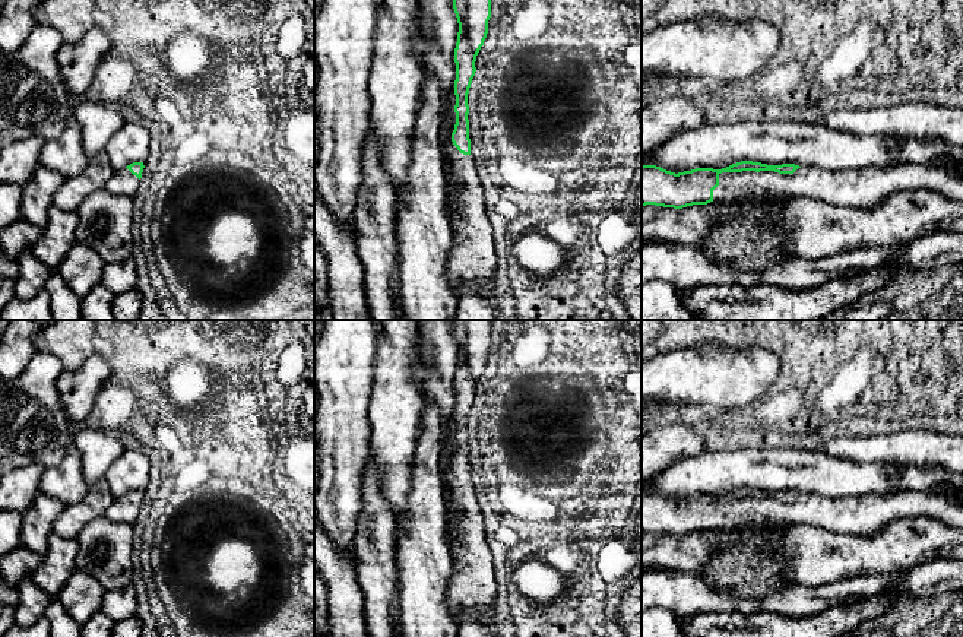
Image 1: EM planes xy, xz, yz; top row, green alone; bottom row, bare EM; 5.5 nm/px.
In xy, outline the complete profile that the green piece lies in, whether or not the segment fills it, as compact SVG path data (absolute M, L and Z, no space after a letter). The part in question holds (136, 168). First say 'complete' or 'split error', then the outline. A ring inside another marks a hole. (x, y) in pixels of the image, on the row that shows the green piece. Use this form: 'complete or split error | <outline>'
split error | M133 162L121 171L114 171L105 184L105 190L115 196L133 197L139 188L143 168L143 162Z

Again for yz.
split error | M741 161L722 169L696 168L678 174L656 165L642 165L642 206L682 209L772 194L805 196L831 206L871 209L905 190L931 190L963 202L963 178L944 168L921 164L831 171Z

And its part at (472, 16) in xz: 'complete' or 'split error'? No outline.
split error

